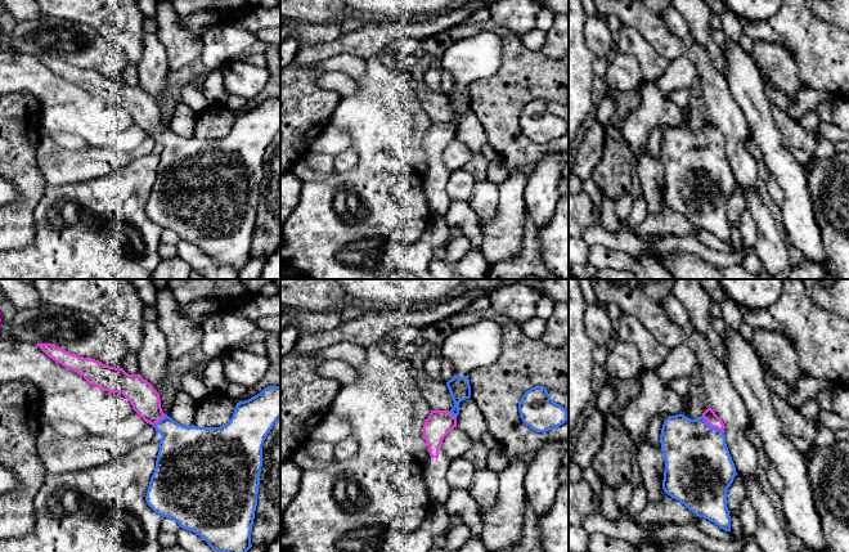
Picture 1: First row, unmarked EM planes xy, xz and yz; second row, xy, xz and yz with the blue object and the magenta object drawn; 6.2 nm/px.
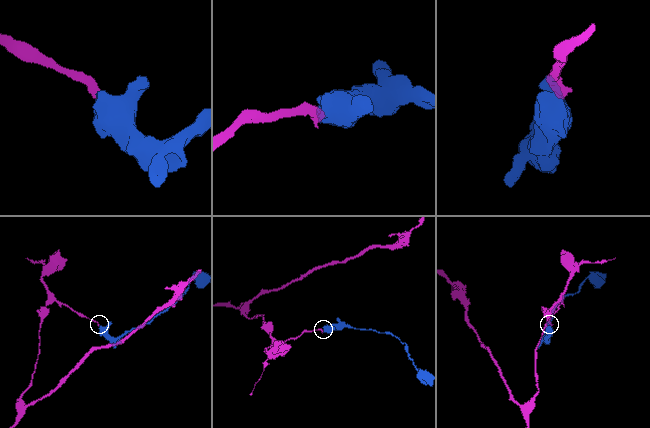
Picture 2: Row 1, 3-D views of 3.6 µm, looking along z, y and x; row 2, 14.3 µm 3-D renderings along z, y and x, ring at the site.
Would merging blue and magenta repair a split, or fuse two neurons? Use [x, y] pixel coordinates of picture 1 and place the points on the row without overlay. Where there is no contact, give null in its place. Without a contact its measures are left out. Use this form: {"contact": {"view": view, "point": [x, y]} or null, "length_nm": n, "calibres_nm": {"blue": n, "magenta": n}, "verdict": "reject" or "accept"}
{"contact": {"view": "yz", "point": [710, 138]}, "length_nm": 170, "calibres_nm": {"blue": 420, "magenta": 80}, "verdict": "accept"}

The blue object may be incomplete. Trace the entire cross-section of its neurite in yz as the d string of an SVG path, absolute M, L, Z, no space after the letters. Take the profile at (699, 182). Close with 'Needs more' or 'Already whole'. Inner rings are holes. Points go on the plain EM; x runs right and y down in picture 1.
M711 120L695 131L683 126L669 127L660 147L665 172L662 201L696 228L708 230L720 241L731 243L727 203L737 184L726 156L724 139L723 133Z. Needs more

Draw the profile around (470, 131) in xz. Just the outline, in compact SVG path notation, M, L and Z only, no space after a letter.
M472 109L459 115L457 139L463 142L472 152L482 152L489 143L486 133Z

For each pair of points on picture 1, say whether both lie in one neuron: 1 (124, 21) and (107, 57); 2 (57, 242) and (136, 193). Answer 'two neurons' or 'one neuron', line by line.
1: two neurons
2: one neuron

